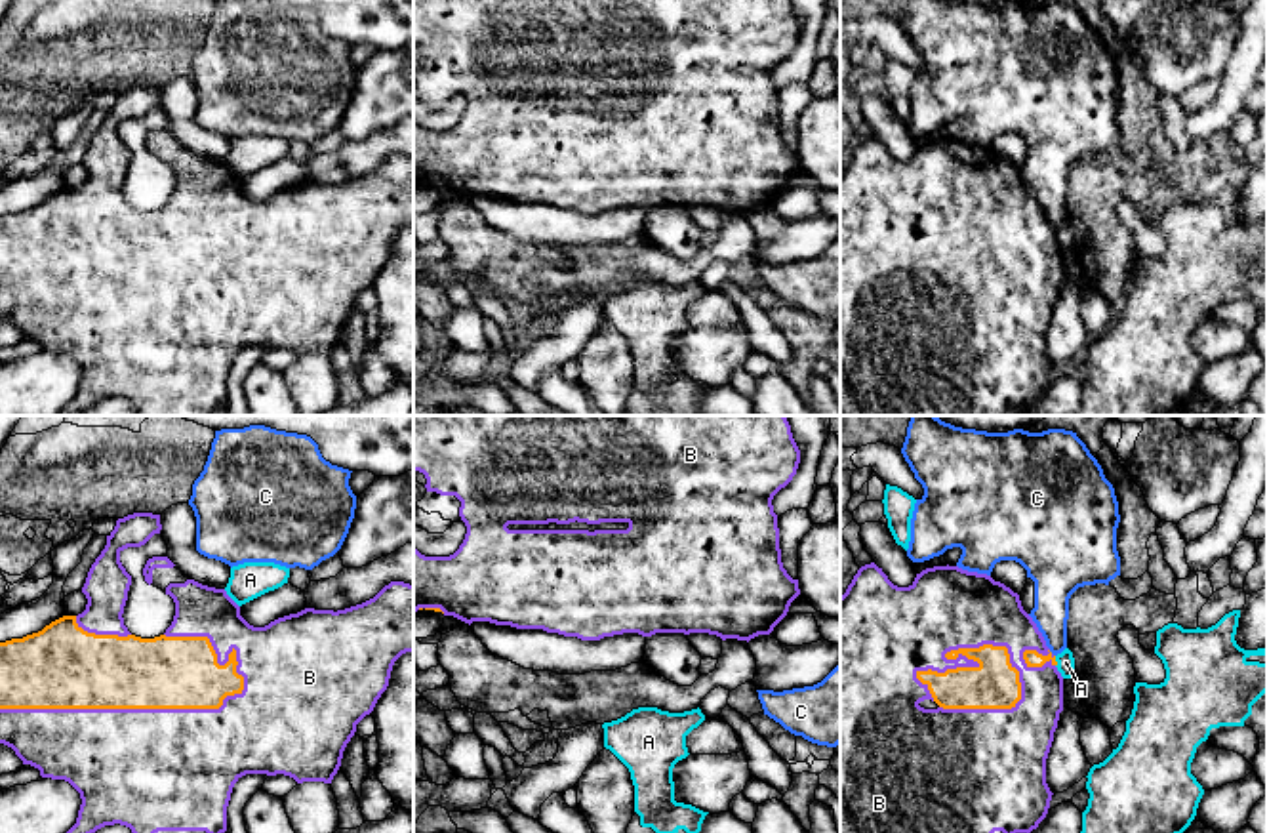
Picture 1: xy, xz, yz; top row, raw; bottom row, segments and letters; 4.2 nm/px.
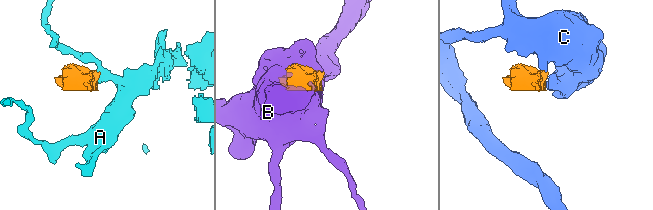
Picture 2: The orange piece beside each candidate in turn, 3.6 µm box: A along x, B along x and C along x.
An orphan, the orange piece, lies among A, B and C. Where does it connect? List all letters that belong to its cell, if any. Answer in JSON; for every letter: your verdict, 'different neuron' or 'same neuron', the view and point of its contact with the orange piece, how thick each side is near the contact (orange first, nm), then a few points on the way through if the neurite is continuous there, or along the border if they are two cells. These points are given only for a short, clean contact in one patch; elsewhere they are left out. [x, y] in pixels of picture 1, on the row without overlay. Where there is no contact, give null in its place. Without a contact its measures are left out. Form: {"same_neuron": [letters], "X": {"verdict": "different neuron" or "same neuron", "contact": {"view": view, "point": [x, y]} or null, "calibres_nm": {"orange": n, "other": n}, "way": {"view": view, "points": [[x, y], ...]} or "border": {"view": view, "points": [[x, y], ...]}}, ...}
{"same_neuron": ["B"], "A": {"verdict": "different neuron", "contact": {"view": "yz", "point": [1056, 235]}, "calibres_nm": {"orange": 70, "other": 80}, "border": {"view": "yz", "points": [[1054, 229], [1056, 239]]}}, "B": {"verdict": "same neuron", "contact": {"view": "xy", "point": [128, 281]}, "calibres_nm": {"orange": 320, "other": 500}}, "C": {"verdict": "different neuron", "contact": {"view": "yz", "point": [1050, 225]}, "calibres_nm": {"orange": 70, "other": 150}, "border": {"view": "yz", "points": [[1048, 223], [1054, 229]]}}}

